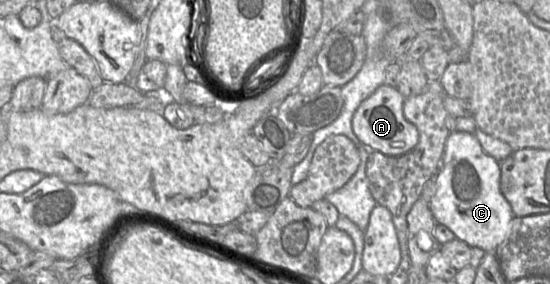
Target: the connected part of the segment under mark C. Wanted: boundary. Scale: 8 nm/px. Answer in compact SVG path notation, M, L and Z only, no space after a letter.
M451 131L435 174L436 192L429 202L435 221L448 227L455 238L470 247L495 253L514 218L510 204L501 193L500 176L500 162L484 152L473 133Z

